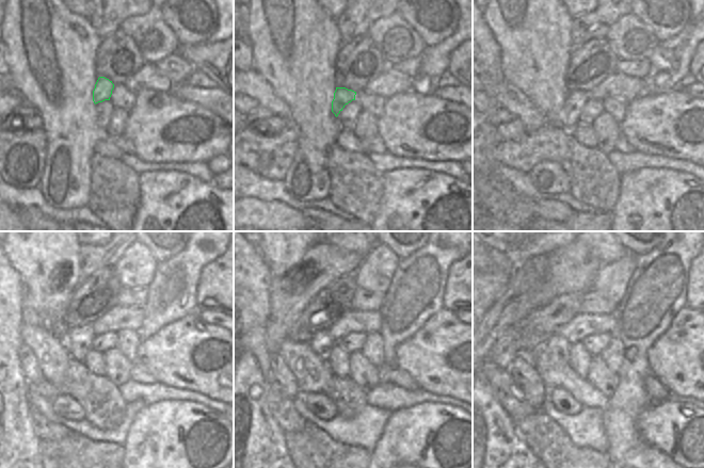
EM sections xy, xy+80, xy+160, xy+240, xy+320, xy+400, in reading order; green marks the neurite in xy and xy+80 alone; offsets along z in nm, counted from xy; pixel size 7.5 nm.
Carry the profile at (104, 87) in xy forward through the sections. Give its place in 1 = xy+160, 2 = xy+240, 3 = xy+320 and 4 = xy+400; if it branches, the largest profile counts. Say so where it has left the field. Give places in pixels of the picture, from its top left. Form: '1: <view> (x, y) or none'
1: xy+160 (576, 100)
2: xy+240 (79, 342)
3: xy+320 (322, 342)
4: xy+400 (557, 347)

